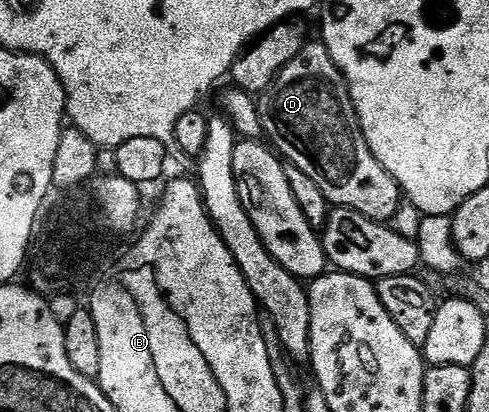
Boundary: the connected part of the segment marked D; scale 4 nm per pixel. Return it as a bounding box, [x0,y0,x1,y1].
[258,39,402,222]

